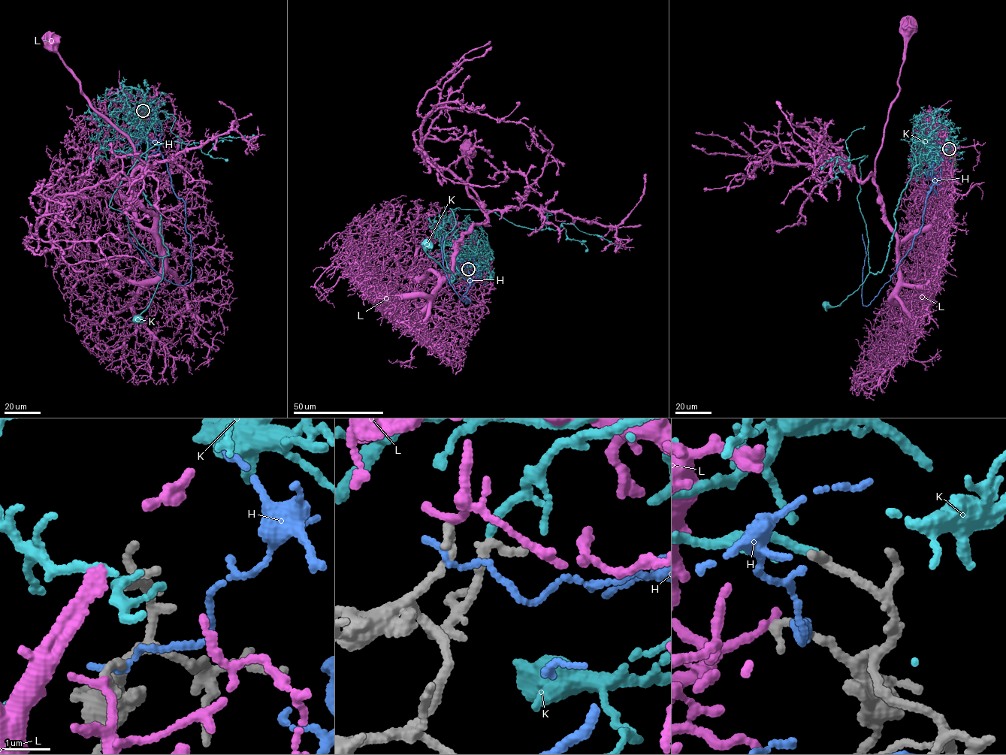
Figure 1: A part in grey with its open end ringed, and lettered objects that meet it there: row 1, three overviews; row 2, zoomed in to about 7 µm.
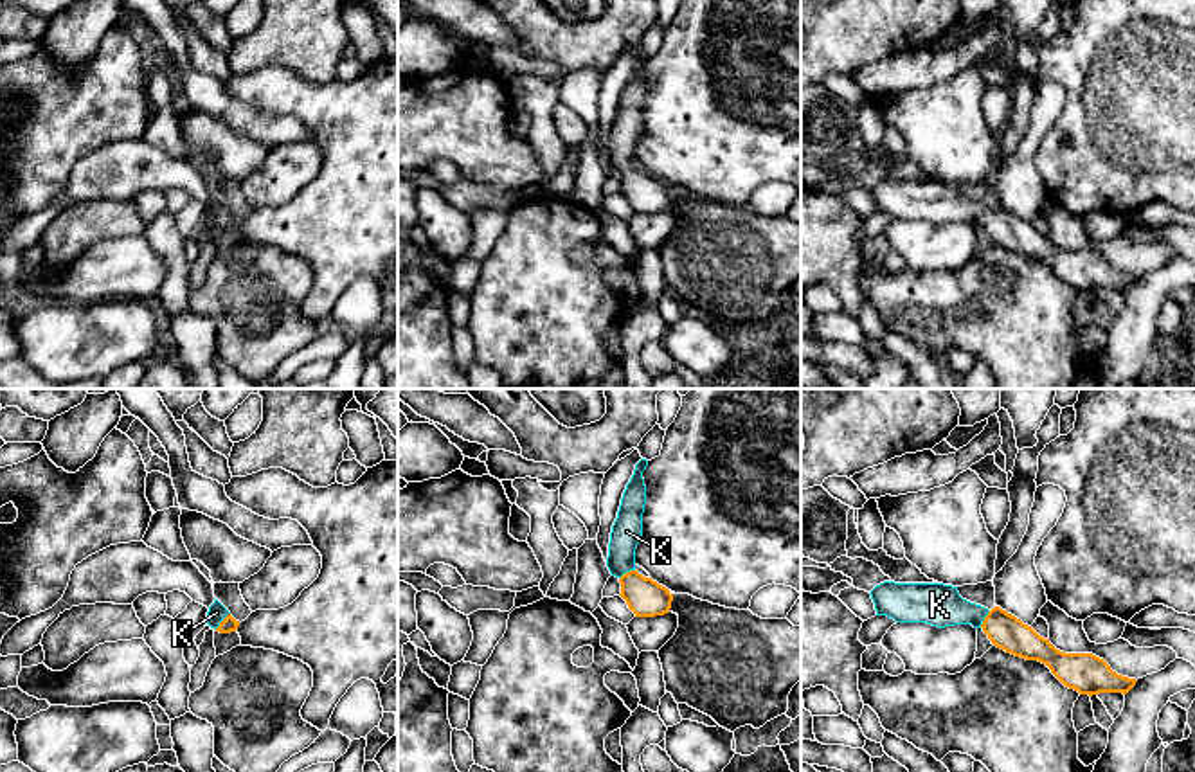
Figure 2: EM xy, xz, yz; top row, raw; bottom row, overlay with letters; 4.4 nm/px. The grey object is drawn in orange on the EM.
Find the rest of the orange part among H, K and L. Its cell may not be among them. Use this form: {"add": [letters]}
{"add": ["K"]}

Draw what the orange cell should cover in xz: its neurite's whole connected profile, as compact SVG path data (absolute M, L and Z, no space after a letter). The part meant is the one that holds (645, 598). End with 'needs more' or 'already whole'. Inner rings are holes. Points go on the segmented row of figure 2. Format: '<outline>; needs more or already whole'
M648 461L635 464L633 475L621 498L617 518L612 525L606 567L621 583L621 597L635 617L664 615L671 608L673 594L635 570L635 549L642 538L642 513L646 486L642 471Z; needs more

